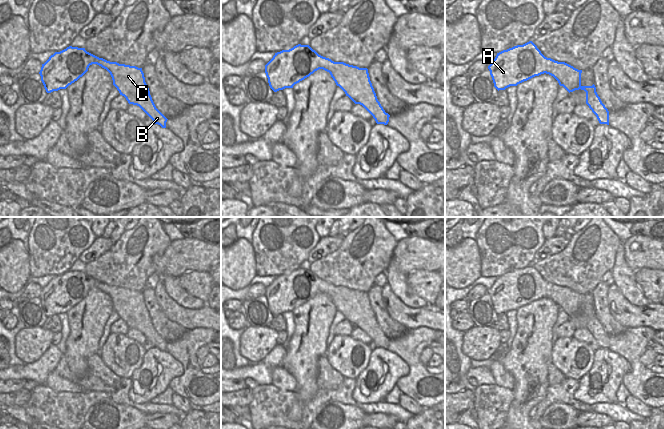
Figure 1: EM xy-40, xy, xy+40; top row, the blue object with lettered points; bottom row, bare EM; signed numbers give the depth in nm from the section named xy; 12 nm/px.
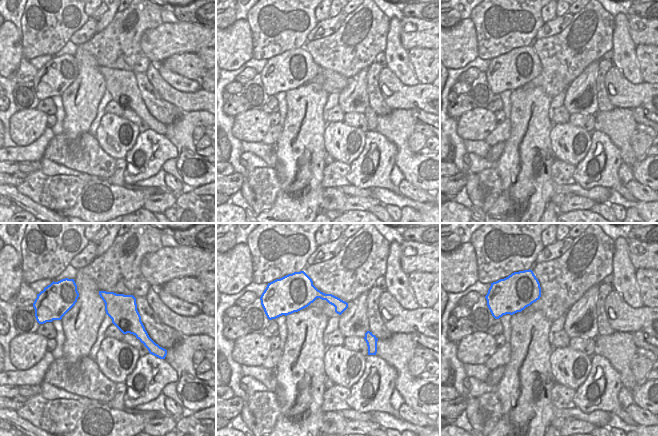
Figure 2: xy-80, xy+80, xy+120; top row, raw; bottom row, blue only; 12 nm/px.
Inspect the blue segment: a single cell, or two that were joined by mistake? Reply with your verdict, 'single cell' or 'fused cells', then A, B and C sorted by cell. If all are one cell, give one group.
single cell; groups A B C

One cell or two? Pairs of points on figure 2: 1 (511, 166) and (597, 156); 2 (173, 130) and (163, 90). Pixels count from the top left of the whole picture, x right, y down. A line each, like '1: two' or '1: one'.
1: two
2: two

